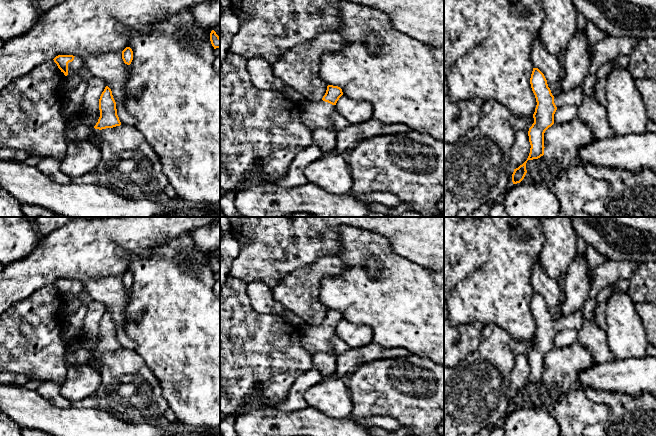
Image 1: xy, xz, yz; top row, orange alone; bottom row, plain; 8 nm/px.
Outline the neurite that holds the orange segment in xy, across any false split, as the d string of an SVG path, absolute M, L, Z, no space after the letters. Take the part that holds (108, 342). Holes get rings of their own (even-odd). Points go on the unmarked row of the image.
M106 310L99 323L100 341L94 350L95 353L106 353L120 350L121 346L117 339L116 326L111 313Z

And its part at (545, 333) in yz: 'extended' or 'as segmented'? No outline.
extended

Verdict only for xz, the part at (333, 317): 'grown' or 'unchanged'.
grown

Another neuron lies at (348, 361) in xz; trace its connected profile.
M374 342L365 347L350 348L337 355L337 369L334 375L331 378L323 377L322 380L341 379L344 375L370 361L398 358L409 354L404 348L385 348Z

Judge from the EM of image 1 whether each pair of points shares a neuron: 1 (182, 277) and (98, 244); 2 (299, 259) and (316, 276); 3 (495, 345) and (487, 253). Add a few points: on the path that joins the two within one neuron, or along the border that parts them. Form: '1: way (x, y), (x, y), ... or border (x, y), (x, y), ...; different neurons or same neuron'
1: border (157, 248), (145, 257), (134, 258), (126, 270); different neurons
2: border (327, 255), (321, 256), (285, 276); different neurons
3: border (483, 325), (496, 324), (512, 337); different neurons

